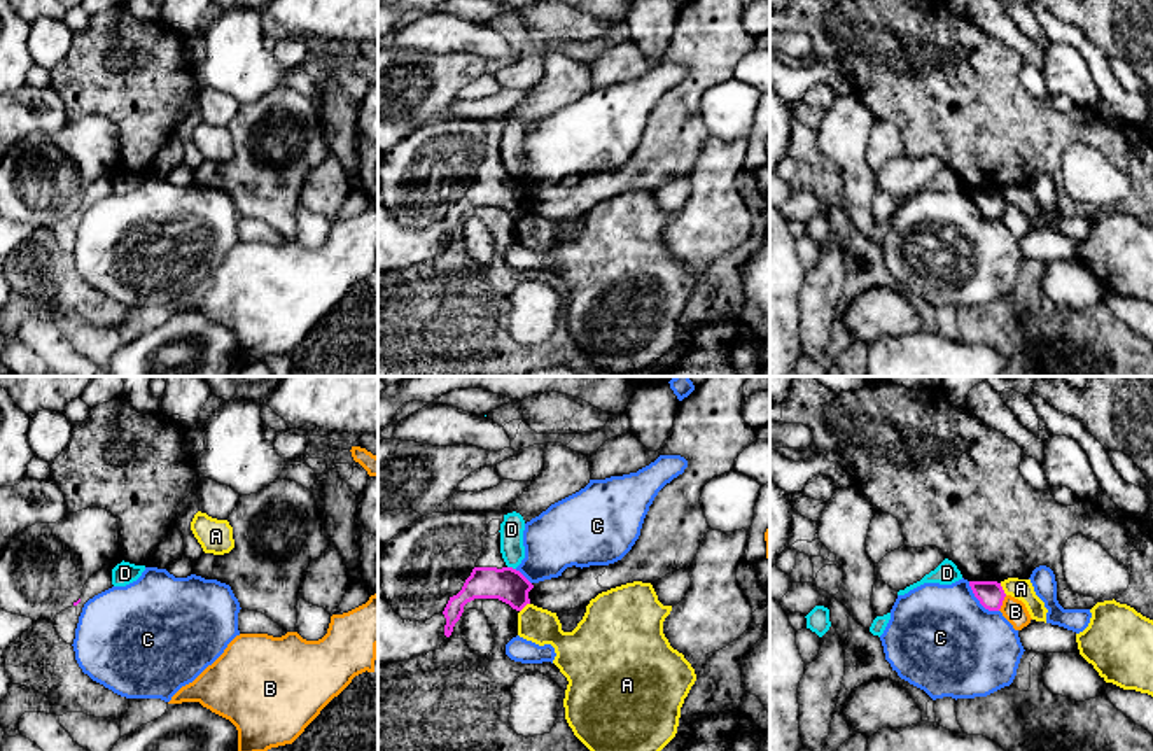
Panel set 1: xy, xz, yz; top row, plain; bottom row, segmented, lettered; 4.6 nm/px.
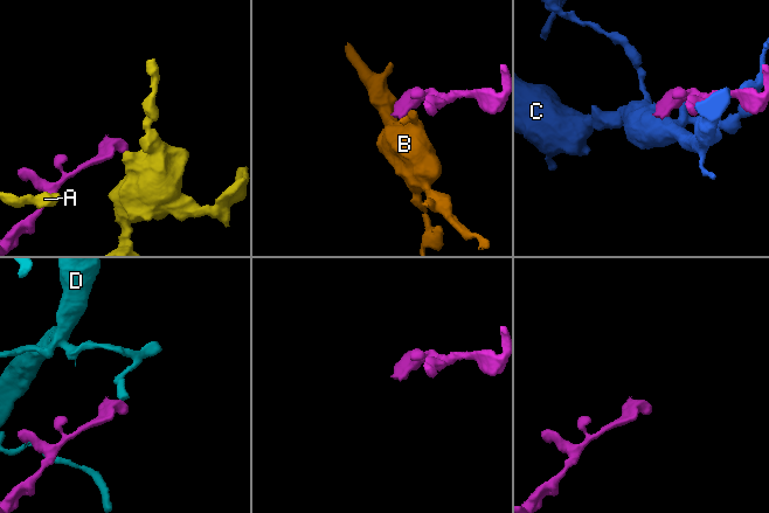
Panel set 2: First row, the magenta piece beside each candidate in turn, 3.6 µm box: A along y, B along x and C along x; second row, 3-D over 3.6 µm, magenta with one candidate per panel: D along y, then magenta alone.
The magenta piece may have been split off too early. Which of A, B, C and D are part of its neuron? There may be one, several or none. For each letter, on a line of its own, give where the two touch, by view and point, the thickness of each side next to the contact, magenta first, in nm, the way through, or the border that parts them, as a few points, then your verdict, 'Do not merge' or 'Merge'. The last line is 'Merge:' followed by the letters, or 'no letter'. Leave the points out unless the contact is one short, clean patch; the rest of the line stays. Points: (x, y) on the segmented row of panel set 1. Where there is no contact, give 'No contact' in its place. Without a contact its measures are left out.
A: Touches magenta at yz (1001, 589). Thickness 120 nm (magenta) against 100 nm. Do not merge
B: Touches magenta at yz (1001, 603). Thickness 120 nm (magenta) against 110 nm. Boundary: yz (1006, 596), (998, 610). Do not merge
C: Touches magenta at yz (978, 599). Thickness 120 nm (magenta) against 480 nm. Do not merge
D: Touches magenta at xz (511, 568). Thickness 160 nm (magenta) against 110 nm. Boundary: xz (508, 566), (515, 569). Do not merge
Merge: no letter

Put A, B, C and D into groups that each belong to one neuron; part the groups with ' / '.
A / B / C / D

